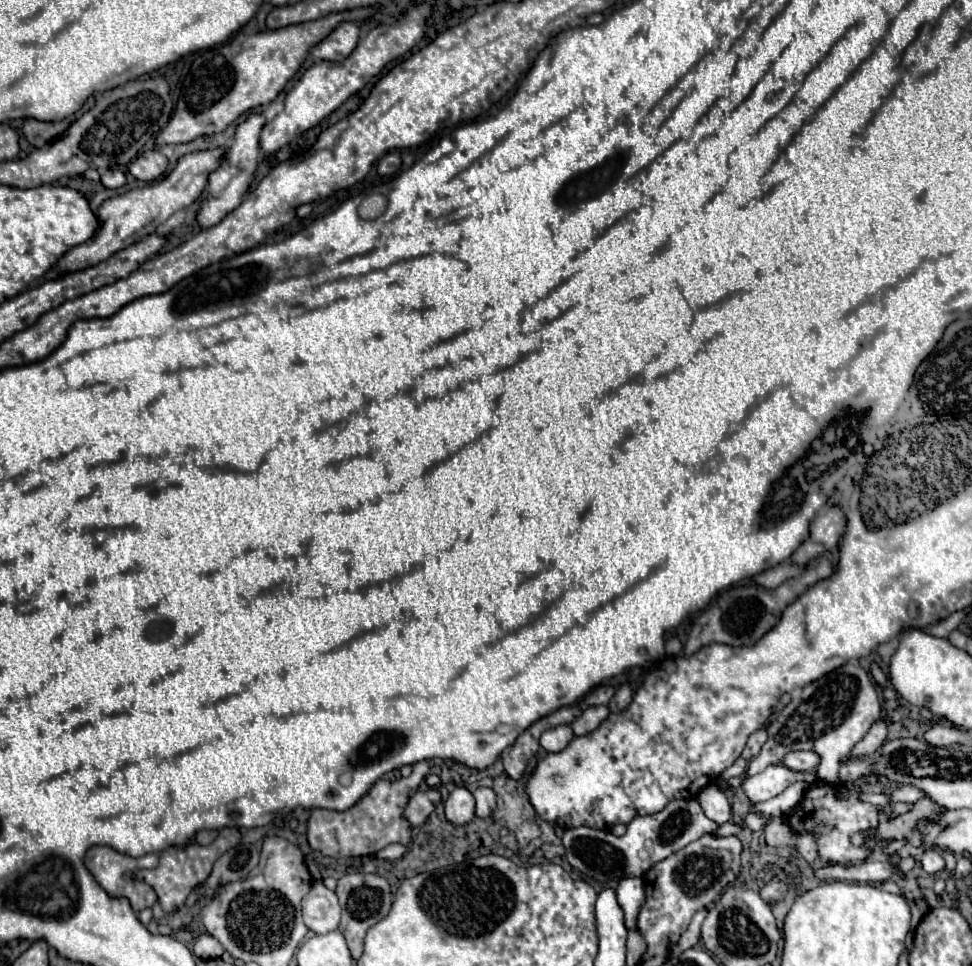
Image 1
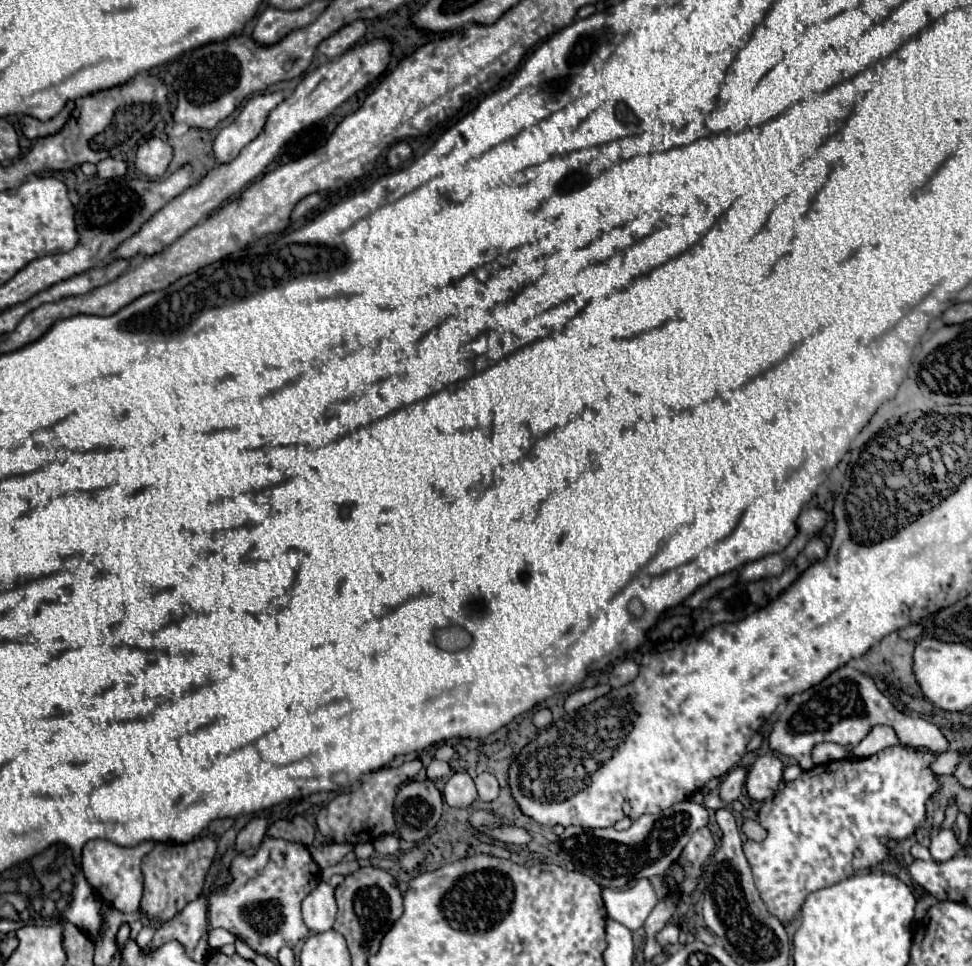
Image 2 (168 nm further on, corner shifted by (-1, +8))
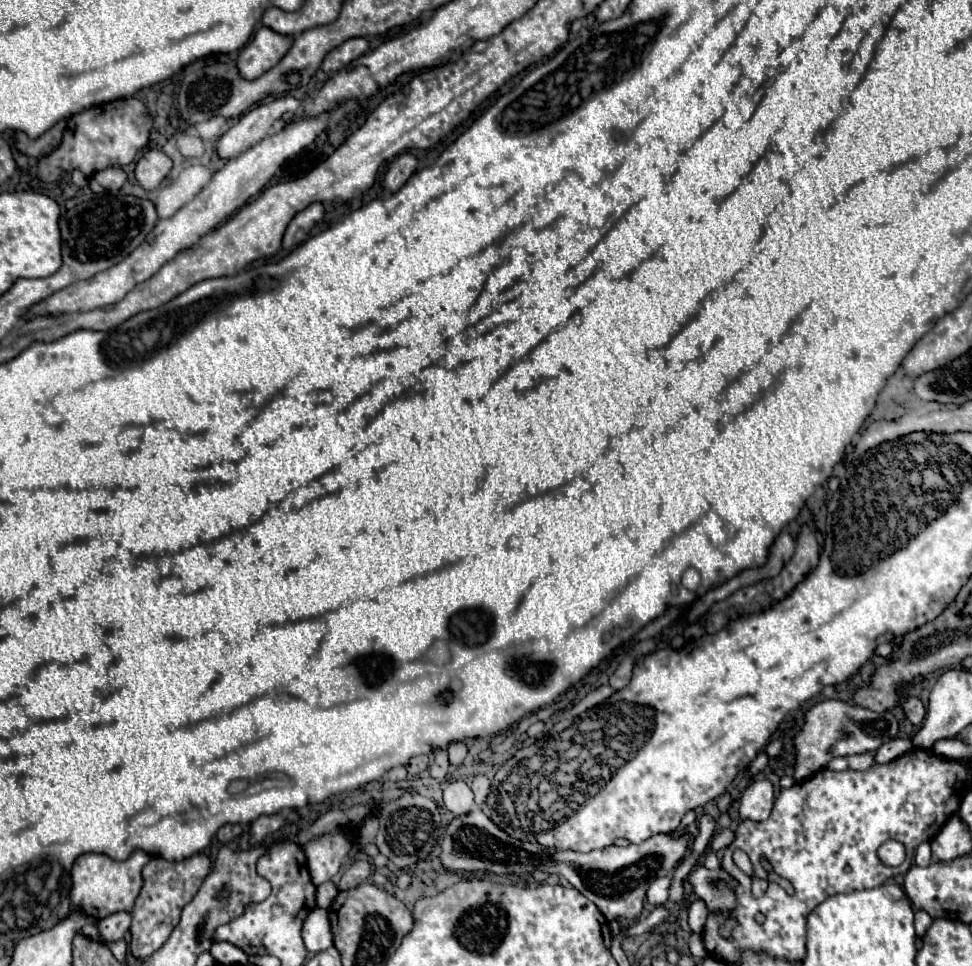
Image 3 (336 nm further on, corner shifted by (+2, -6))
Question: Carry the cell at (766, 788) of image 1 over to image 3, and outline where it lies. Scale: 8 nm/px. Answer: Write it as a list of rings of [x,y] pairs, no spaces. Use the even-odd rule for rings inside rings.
[[[754,781],[746,787],[740,797],[740,815],[742,819],[764,821],[768,819],[774,805],[774,787],[770,781]]]

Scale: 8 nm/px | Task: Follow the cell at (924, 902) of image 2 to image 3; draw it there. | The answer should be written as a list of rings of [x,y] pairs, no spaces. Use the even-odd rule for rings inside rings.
[[[916,911],[916,933],[918,933],[918,937],[922,937],[924,935],[924,931],[930,927],[930,923],[932,923],[932,917],[926,913],[926,911]]]

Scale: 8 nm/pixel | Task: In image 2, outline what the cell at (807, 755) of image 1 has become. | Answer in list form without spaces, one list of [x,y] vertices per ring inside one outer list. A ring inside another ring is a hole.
[[[819,743],[813,749],[813,761],[817,765],[829,763],[829,761],[837,761],[837,759],[847,757],[849,751],[851,751],[851,747],[843,747],[843,745],[835,745],[835,743]]]

